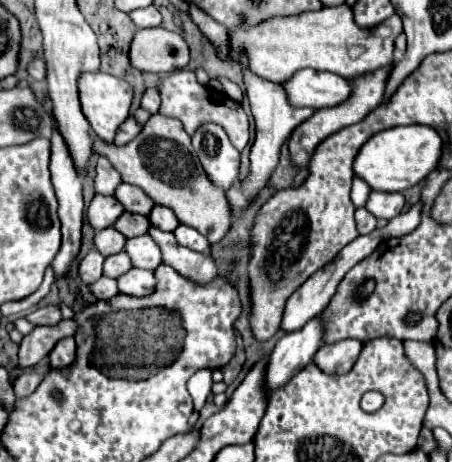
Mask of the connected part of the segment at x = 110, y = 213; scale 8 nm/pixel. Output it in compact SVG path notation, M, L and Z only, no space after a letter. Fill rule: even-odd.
M96 194L92 204L88 206L88 220L94 230L104 230L112 226L124 214L124 206L114 196L100 196Z

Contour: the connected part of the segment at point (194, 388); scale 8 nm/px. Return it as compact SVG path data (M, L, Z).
M204 368L202 370L198 370L188 380L188 392L190 392L190 396L192 396L194 410L201 410L205 405L208 394L212 393L212 369Z

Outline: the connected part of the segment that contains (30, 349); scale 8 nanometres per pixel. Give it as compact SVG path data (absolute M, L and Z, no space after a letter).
M62 320L56 326L38 326L32 334L24 336L18 352L20 368L28 368L38 364L44 356L50 354L50 350L56 346L60 338L74 336L78 330L78 324L74 320Z

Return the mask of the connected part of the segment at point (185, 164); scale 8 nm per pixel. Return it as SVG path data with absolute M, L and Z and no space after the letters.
M154 114L144 130L126 146L106 146L96 138L96 152L110 158L110 162L120 170L124 182L140 186L156 204L170 208L182 224L208 236L212 244L218 244L232 228L232 210L226 198L226 190L220 190L210 182L196 152L192 150L190 136L176 118Z

